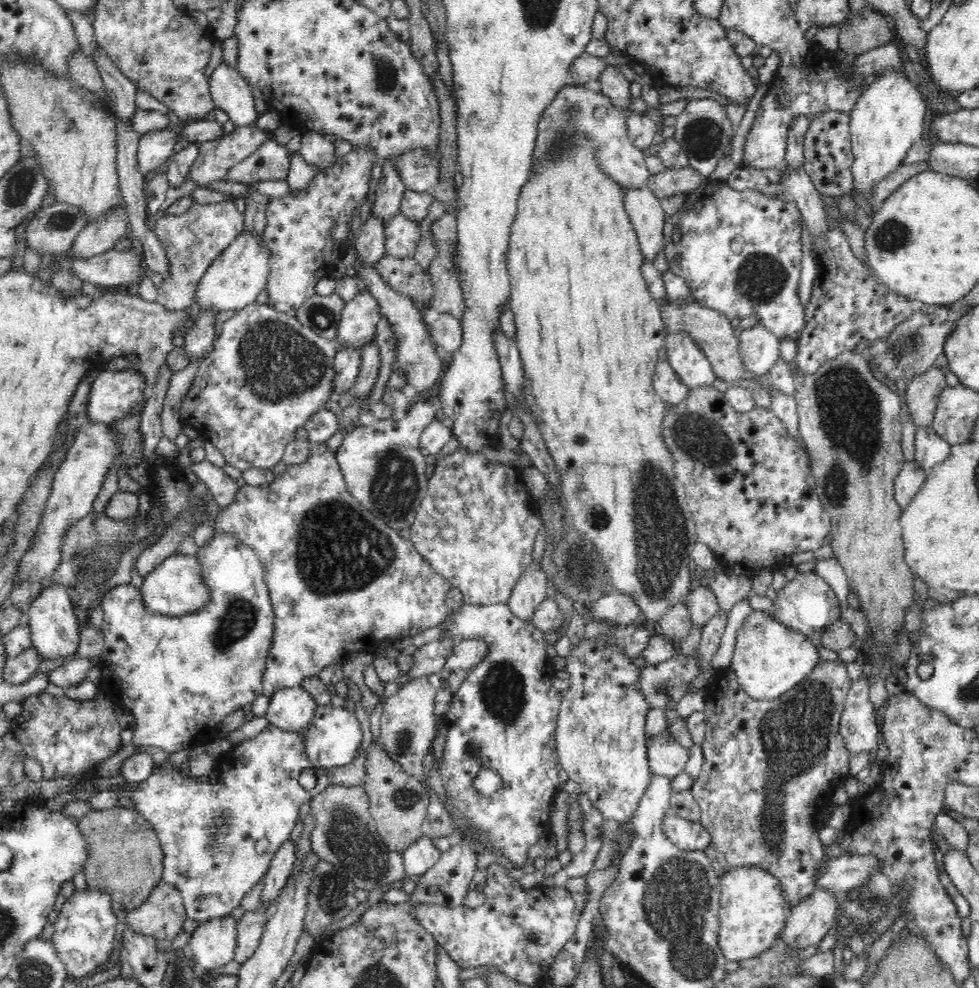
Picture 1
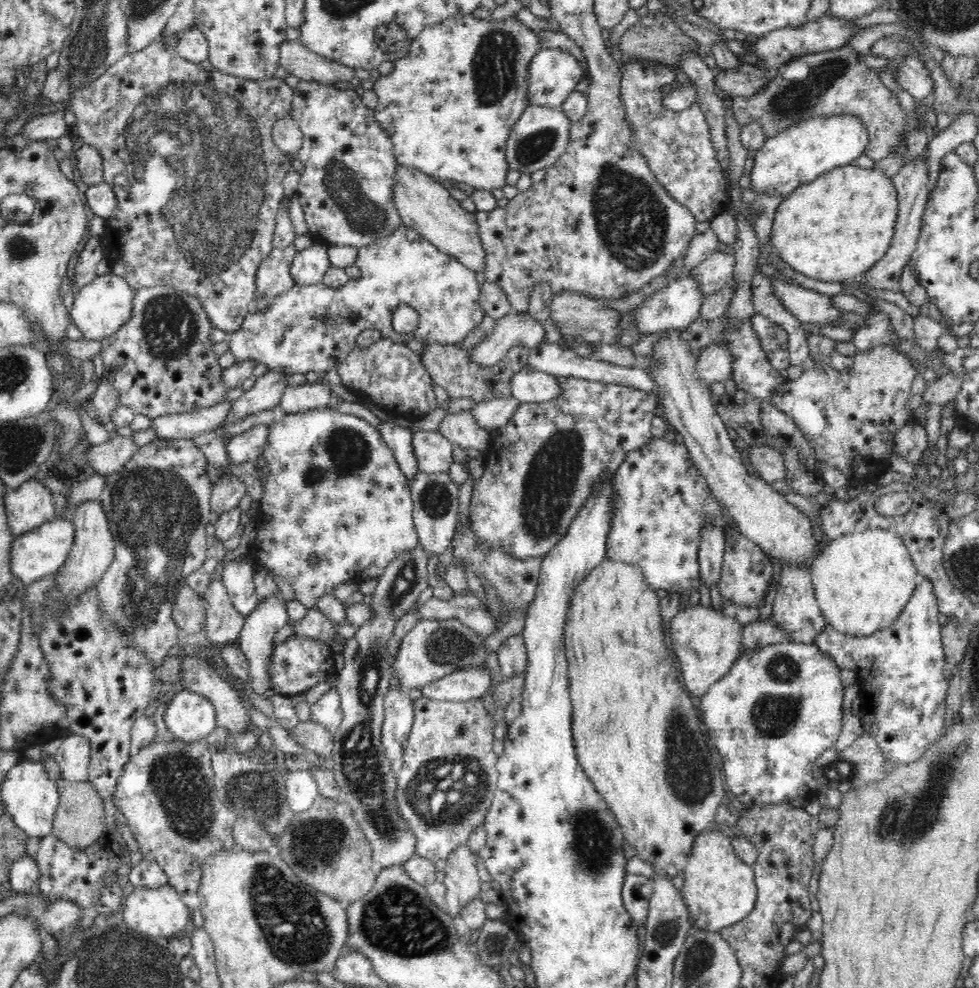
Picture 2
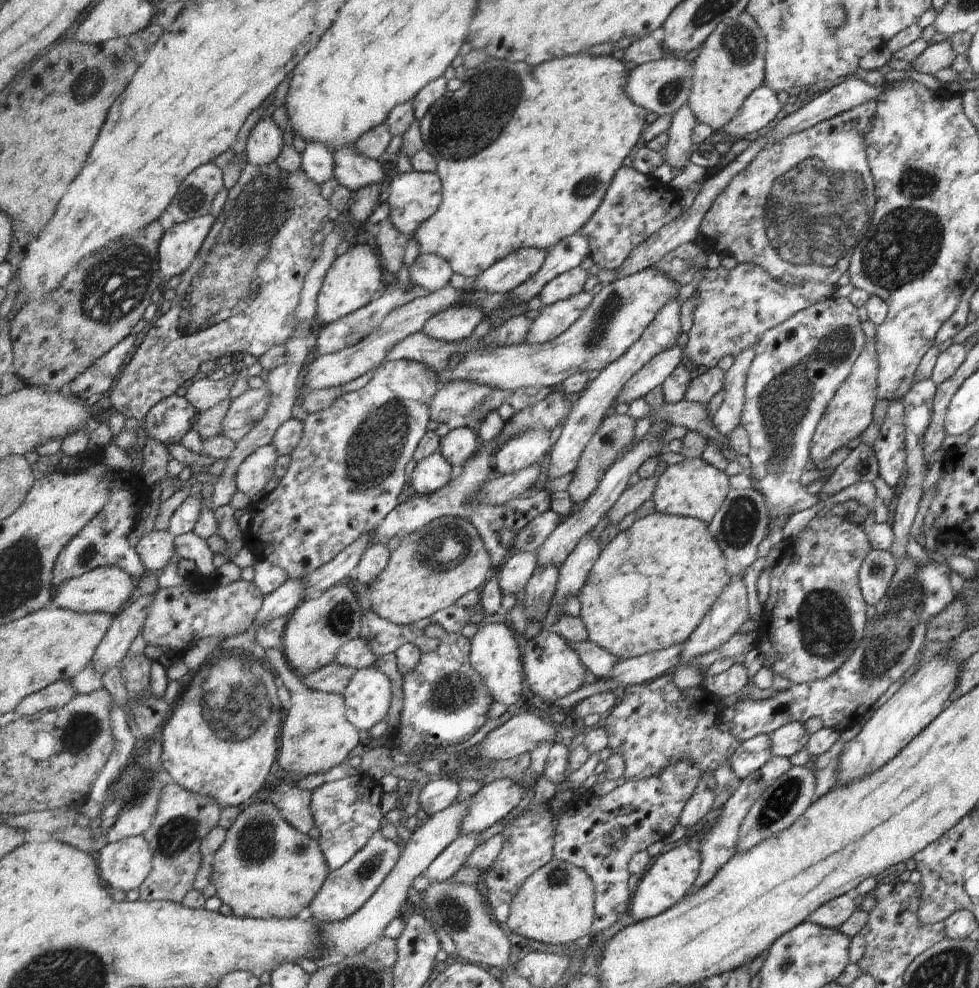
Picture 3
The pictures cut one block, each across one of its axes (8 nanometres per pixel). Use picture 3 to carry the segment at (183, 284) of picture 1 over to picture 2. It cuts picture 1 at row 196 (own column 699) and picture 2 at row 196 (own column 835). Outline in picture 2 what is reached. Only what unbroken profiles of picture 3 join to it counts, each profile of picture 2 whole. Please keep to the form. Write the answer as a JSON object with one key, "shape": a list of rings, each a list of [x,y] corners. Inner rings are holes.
{"shape":[[[164,33],[157,36],[144,50],[134,54],[126,53],[92,85],[77,91],[67,105],[76,115],[78,135],[86,145],[100,153],[103,166],[102,182],[112,187],[118,202],[116,210],[105,220],[108,234],[106,257],[111,266],[111,273],[123,278],[134,291],[141,286],[168,285],[180,292],[188,293],[198,298],[214,327],[226,333],[240,330],[256,298],[258,268],[273,249],[271,240],[276,223],[276,210],[283,198],[280,182],[286,171],[291,168],[291,161],[288,161],[286,154],[274,145],[272,123],[291,115],[293,94],[293,88],[290,88],[285,80],[278,80],[278,78],[256,81],[240,79],[220,73],[218,70],[206,72],[198,63],[184,60],[178,53],[168,49],[164,42]],[[121,172],[128,177],[124,186],[118,186],[114,182],[114,178]]]}

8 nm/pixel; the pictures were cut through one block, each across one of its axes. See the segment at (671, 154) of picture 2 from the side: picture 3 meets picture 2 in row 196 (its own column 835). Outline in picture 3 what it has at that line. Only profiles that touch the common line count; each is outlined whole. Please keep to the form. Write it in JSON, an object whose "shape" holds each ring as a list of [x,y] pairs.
{"shape":[[[905,556],[897,563],[895,572],[890,578],[887,590],[883,598],[874,604],[875,614],[866,622],[863,638],[852,650],[849,658],[830,675],[818,681],[810,683],[792,684],[785,691],[775,692],[773,698],[766,700],[752,700],[740,696],[739,701],[727,707],[722,704],[721,698],[716,696],[715,702],[719,702],[720,712],[725,714],[730,733],[740,742],[758,734],[773,732],[776,728],[796,722],[803,724],[808,718],[819,718],[821,726],[839,731],[851,728],[854,724],[860,725],[865,712],[888,689],[888,686],[897,680],[909,667],[915,667],[919,659],[925,640],[924,634],[926,622],[943,610],[955,597],[949,587],[950,568],[938,557],[932,557],[928,563],[919,565]]]}

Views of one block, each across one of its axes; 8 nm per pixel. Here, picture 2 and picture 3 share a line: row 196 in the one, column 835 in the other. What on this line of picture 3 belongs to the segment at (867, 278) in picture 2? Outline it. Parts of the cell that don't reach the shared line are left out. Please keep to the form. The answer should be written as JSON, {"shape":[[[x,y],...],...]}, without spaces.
{"shape":[[[852,894],[841,895],[816,908],[806,919],[813,924],[836,929],[851,916],[857,905],[858,902]]]}

